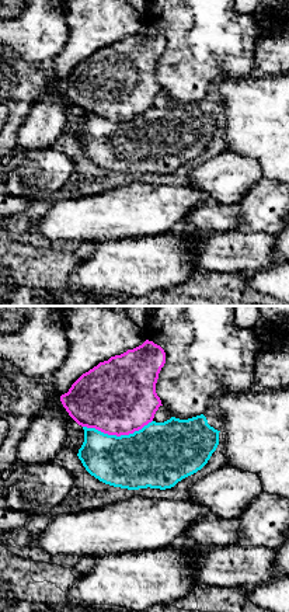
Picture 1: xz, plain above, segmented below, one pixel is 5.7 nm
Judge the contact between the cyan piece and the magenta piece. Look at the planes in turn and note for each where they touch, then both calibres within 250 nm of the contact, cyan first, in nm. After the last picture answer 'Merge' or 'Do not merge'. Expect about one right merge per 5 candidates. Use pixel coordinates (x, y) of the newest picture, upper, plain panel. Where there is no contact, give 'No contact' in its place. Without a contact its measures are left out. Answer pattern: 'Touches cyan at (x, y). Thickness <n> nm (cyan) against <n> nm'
Touches cyan at (115, 121). Thickness 360 nm (cyan) against 440 nm

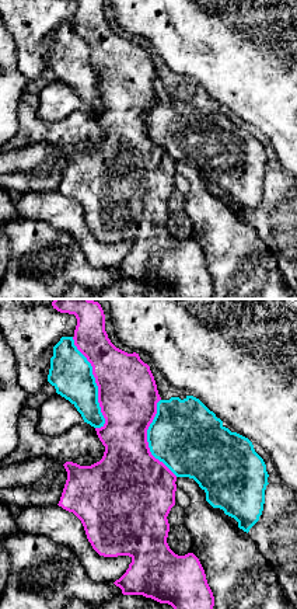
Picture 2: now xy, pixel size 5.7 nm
Touches cyan at (95, 69). Thickness 240 nm (cyan) against 340 nm

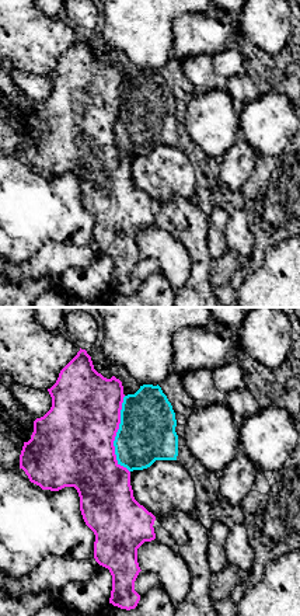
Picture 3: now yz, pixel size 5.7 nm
Touches cyan at (117, 121). Thickness 320 nm (cyan) against 440 nm

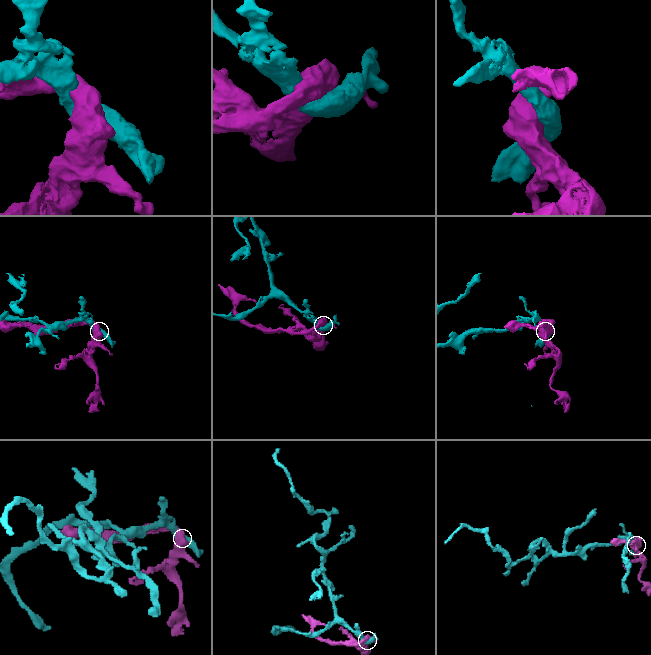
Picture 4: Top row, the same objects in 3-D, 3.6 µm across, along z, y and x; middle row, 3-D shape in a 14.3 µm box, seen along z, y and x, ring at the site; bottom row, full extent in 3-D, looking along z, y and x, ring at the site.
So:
Do not merge

